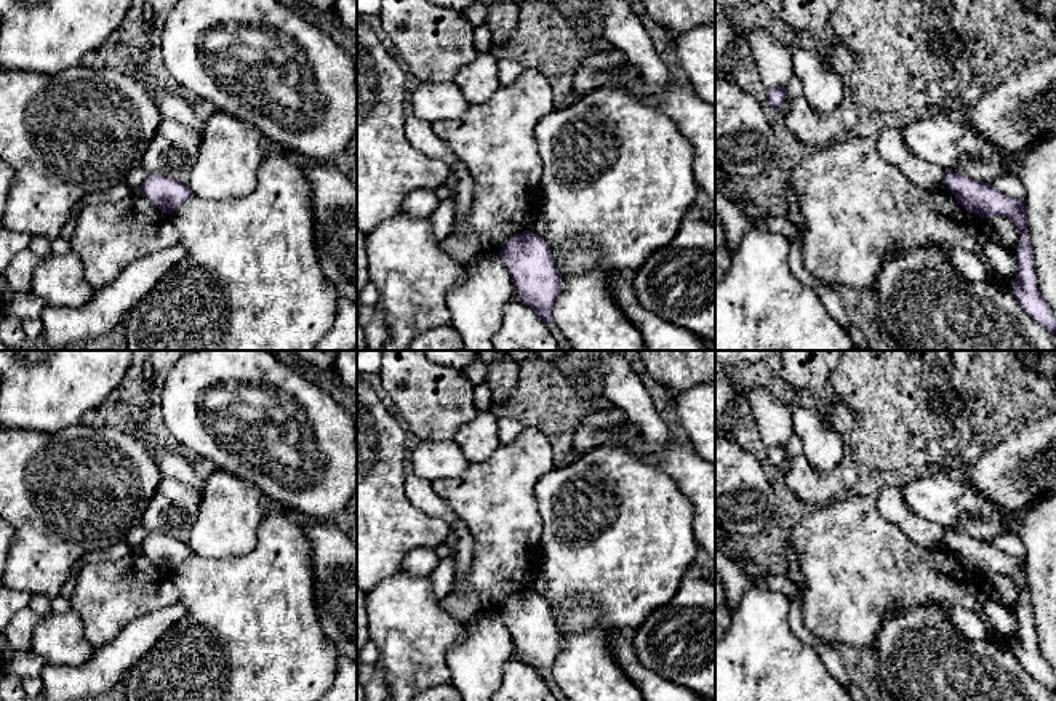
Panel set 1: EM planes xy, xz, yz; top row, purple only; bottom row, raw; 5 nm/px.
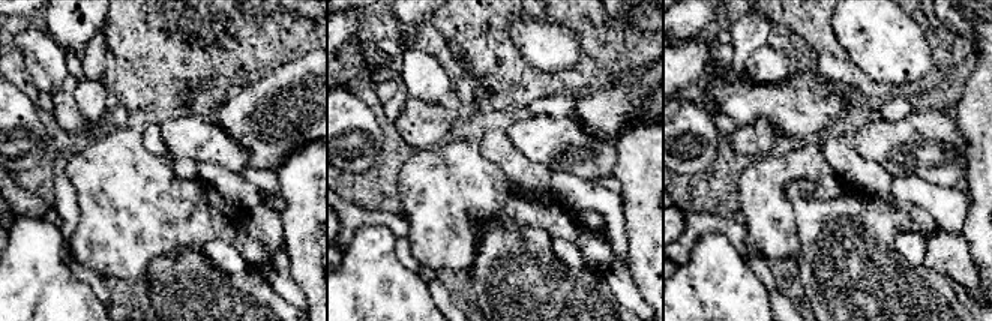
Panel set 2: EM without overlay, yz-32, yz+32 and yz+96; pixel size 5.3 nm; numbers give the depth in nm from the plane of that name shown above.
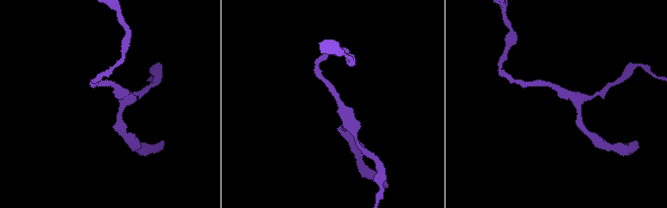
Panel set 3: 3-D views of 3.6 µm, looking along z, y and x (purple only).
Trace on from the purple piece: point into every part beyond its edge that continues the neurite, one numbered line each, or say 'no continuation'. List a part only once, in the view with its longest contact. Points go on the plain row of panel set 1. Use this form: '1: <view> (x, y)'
no continuation

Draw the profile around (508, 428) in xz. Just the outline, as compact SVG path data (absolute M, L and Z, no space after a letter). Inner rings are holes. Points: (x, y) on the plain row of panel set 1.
M498 418L498 435L501 443L512 443L523 427L514 418Z

